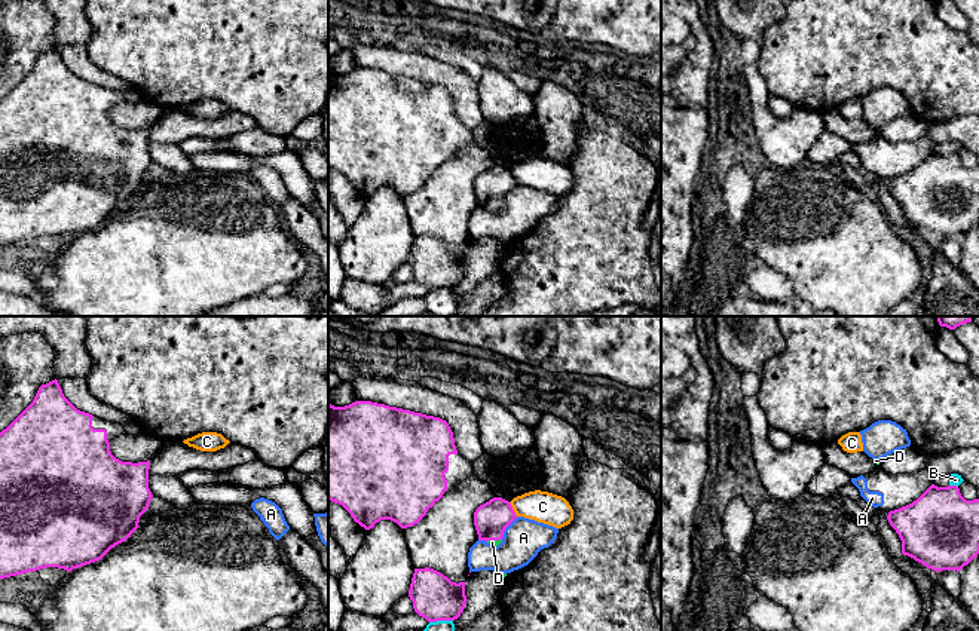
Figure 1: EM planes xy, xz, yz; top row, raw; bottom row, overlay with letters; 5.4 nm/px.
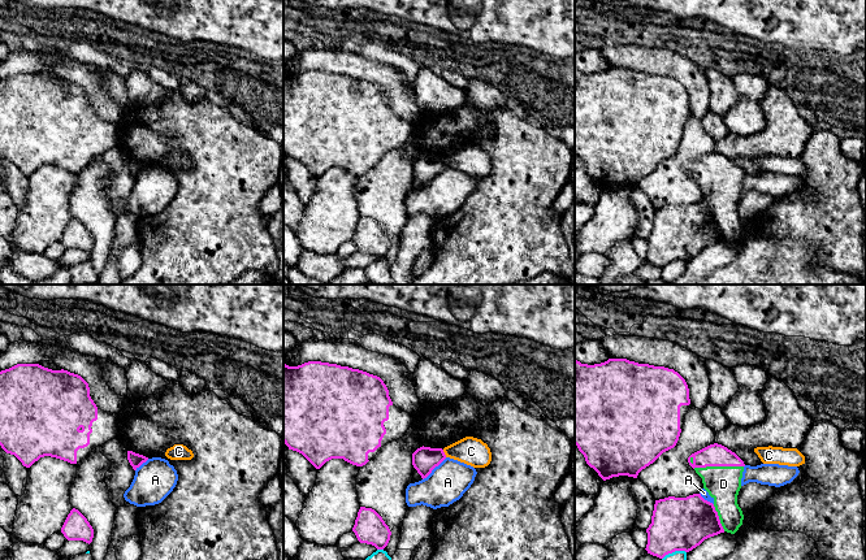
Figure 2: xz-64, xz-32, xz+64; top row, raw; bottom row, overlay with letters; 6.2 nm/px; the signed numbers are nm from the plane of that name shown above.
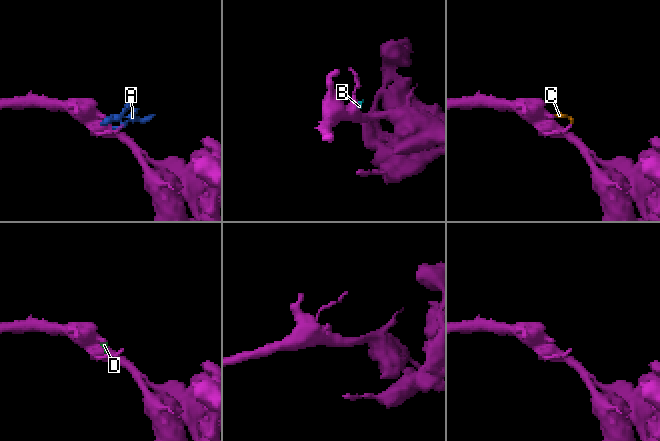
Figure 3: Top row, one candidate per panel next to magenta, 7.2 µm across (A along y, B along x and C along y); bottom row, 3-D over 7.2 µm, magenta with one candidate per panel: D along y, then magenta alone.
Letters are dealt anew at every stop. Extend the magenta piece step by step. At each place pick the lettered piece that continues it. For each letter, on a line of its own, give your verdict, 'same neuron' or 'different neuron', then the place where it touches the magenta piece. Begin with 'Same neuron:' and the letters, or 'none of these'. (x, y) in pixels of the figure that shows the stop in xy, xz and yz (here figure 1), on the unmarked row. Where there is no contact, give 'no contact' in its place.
Same neuron: D
A: different neuron; meets magenta in xz at (507, 193)
B: different neuron; meets magenta in xz at (440, 287)
C: different neuron; meets magenta in xz at (513, 177)
D: same neuron; meets magenta in xz at (493, 207)

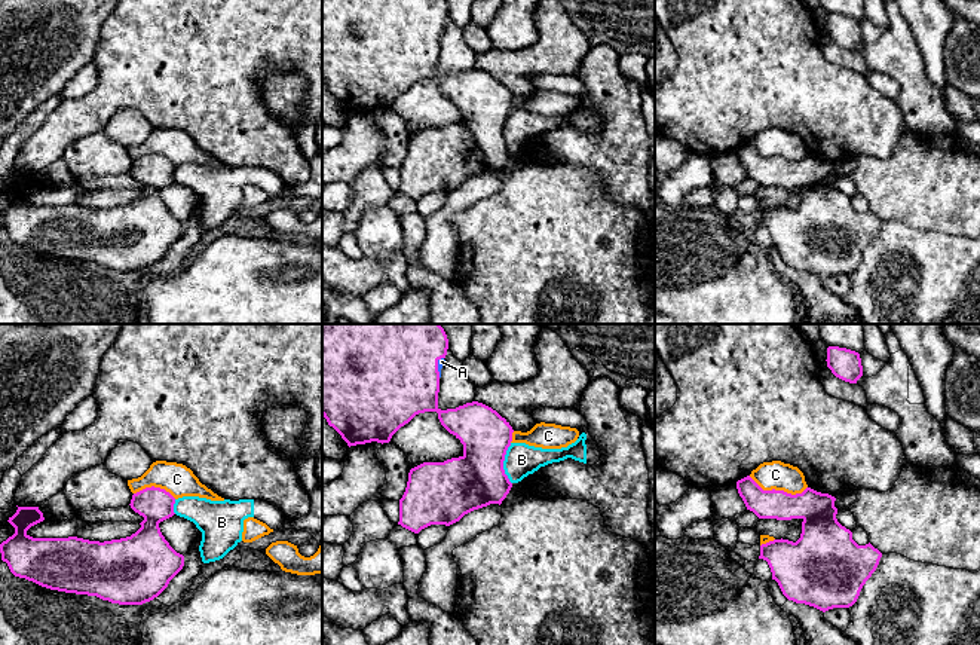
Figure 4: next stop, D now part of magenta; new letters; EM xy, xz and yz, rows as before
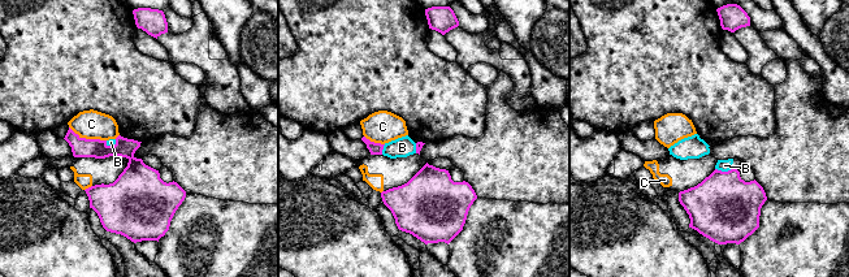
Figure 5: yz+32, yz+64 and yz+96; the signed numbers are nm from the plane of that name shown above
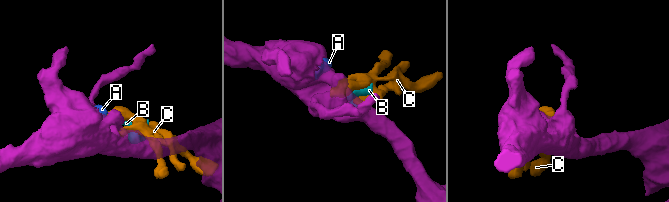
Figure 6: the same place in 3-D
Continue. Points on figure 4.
Same neuron: A
A: same neuron; meets magenta in xz at (437, 34)
B: different neuron; meets magenta in xz at (502, 131)
C: different neuron; meets magenta in yz at (778, 158)

